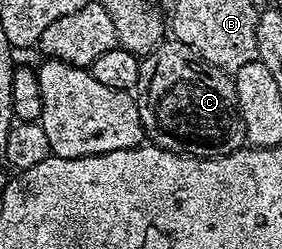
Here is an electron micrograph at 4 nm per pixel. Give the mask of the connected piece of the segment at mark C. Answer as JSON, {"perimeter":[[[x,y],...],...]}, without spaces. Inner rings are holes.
{"perimeter":[[[164,39],[152,53],[140,60],[133,96],[139,108],[146,140],[158,149],[167,149],[170,153],[185,157],[224,157],[247,145],[234,76],[201,59],[201,55],[197,55],[197,51],[185,43]]]}

